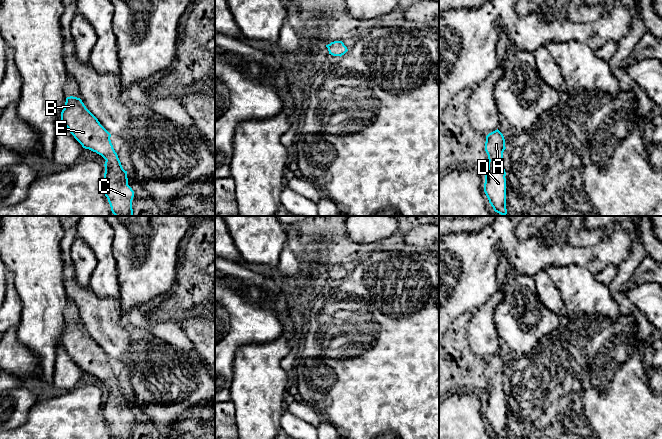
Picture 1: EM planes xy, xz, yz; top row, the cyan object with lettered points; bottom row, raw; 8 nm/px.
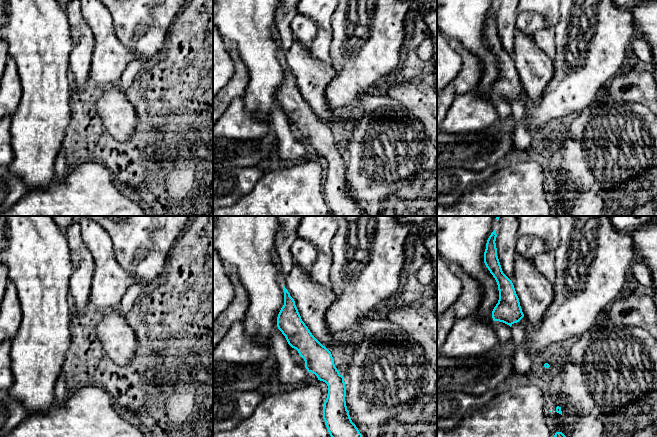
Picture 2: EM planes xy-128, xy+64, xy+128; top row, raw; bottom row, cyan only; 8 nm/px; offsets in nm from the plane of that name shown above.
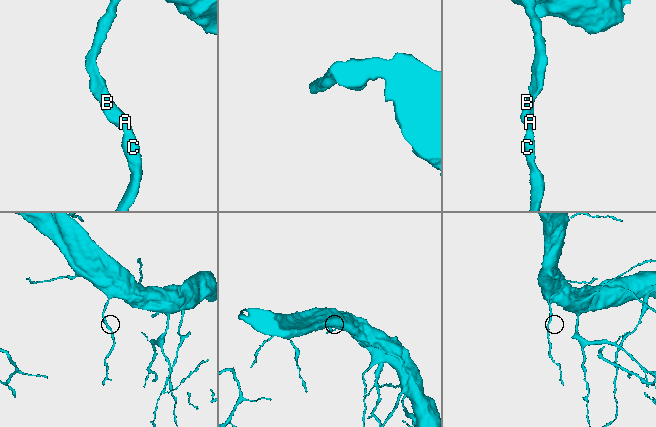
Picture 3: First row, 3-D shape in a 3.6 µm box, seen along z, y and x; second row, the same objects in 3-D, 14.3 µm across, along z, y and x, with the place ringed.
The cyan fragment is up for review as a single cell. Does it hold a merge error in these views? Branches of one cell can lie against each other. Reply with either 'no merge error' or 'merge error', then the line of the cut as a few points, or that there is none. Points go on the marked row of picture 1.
no merge error; cut none

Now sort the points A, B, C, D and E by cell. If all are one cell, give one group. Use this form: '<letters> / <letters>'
A B C D E

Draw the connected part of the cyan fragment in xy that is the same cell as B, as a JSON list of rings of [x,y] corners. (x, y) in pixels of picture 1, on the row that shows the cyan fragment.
[[[67,97],[61,121],[83,148],[101,155],[105,161],[103,192],[115,216],[134,216],[134,191],[128,185],[127,171],[121,165],[111,143],[111,134],[86,108],[80,98]]]

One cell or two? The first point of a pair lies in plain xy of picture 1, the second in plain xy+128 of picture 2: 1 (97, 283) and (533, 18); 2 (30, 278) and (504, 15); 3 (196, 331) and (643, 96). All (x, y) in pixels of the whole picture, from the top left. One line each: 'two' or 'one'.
1: two
2: two
3: one

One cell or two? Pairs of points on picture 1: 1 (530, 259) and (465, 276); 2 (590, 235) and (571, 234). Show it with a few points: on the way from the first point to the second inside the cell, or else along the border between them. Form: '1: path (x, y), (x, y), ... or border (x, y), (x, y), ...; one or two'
1: path (514, 247), (510, 243), (498, 243), (481, 260); one
2: path (585, 235), (576, 235); one

